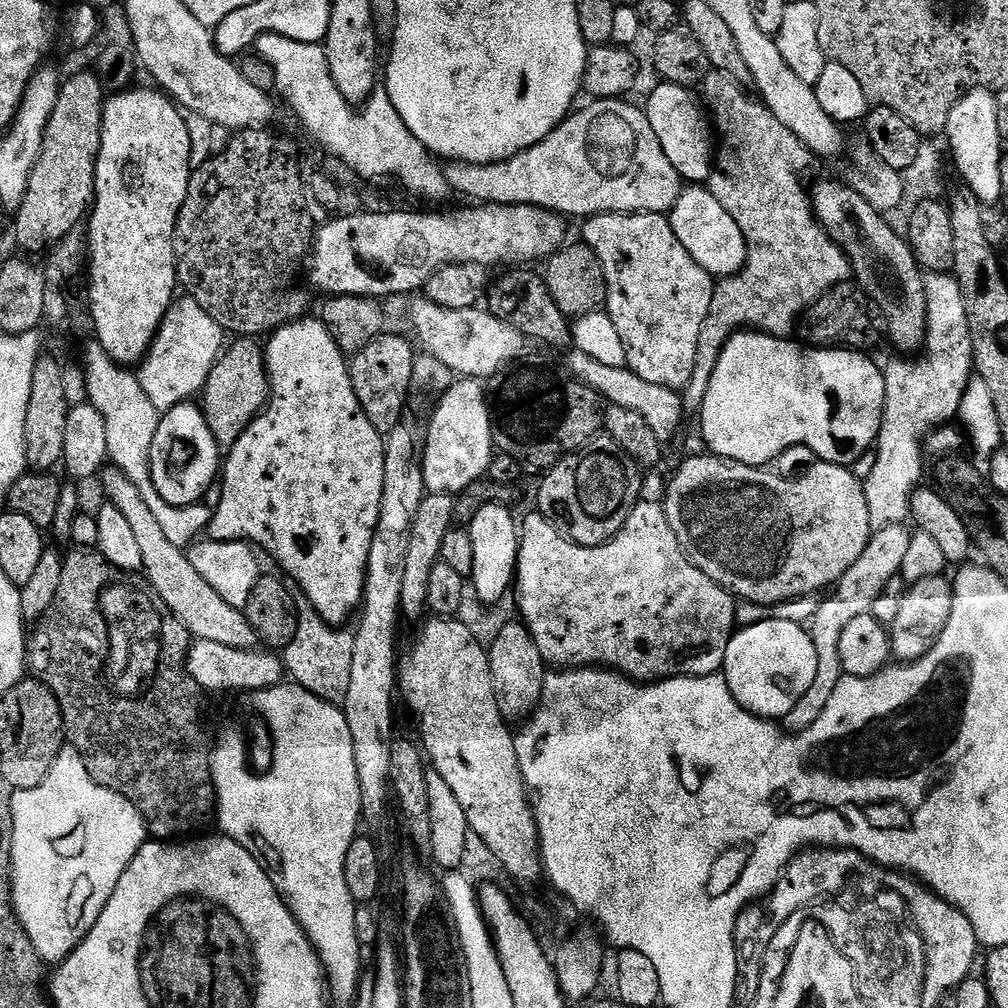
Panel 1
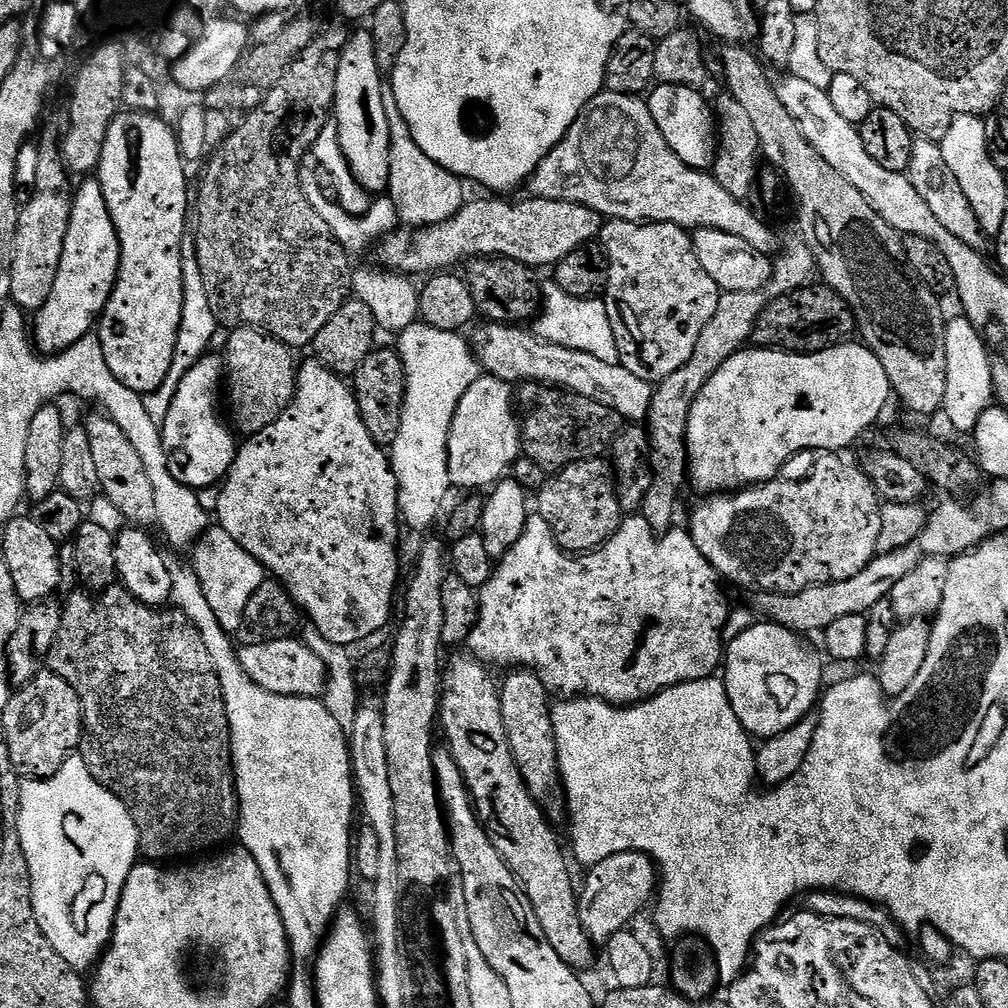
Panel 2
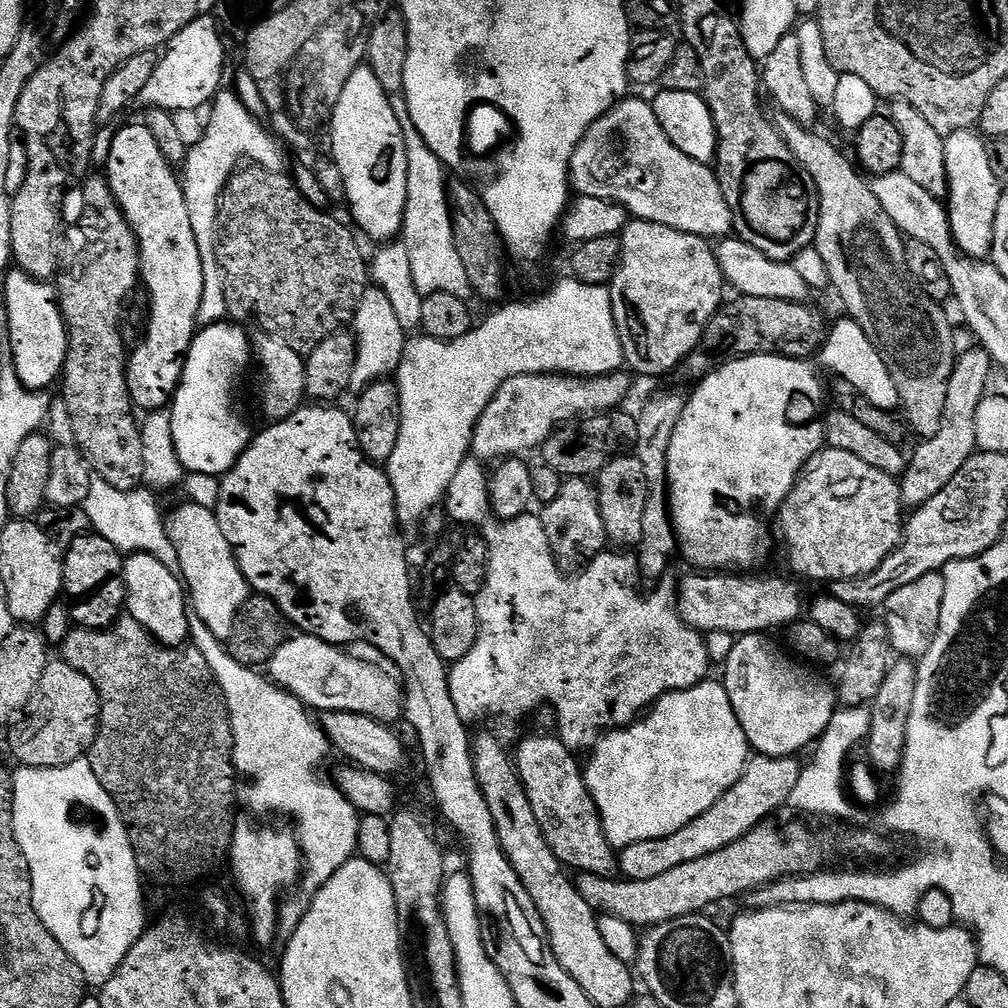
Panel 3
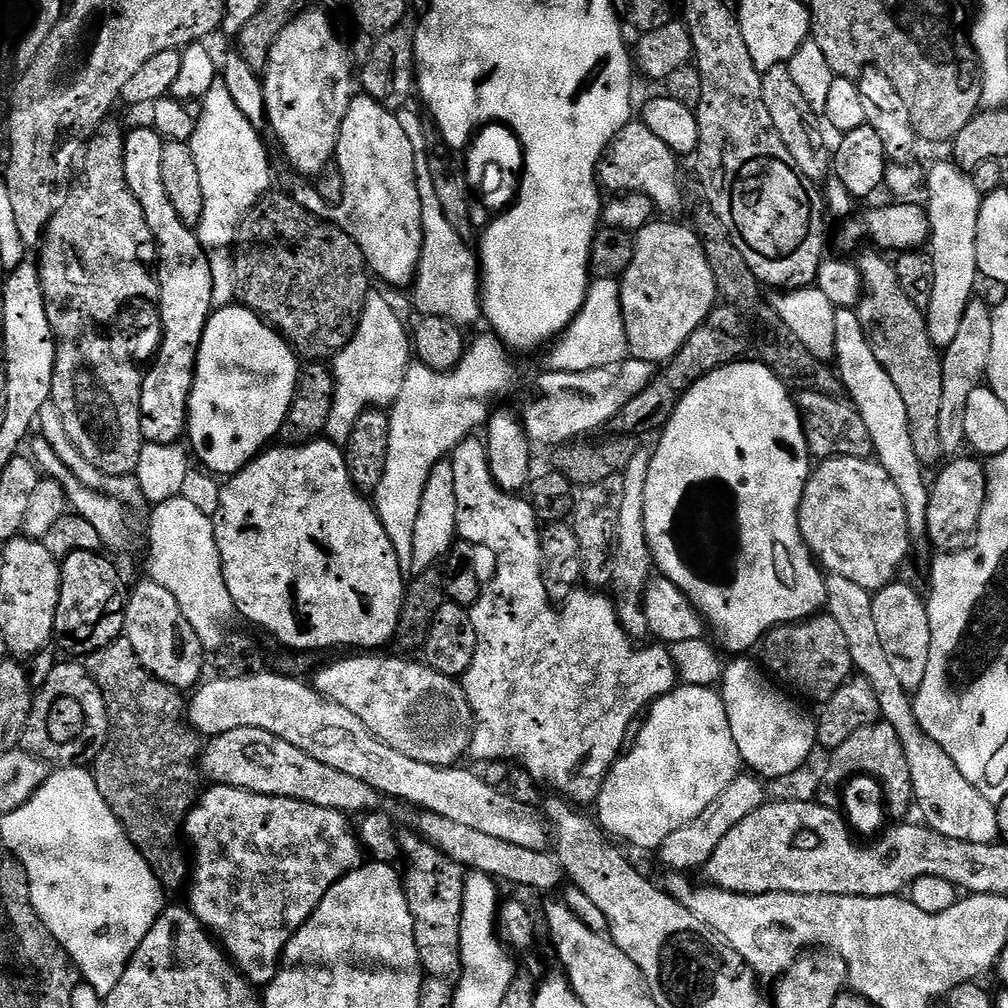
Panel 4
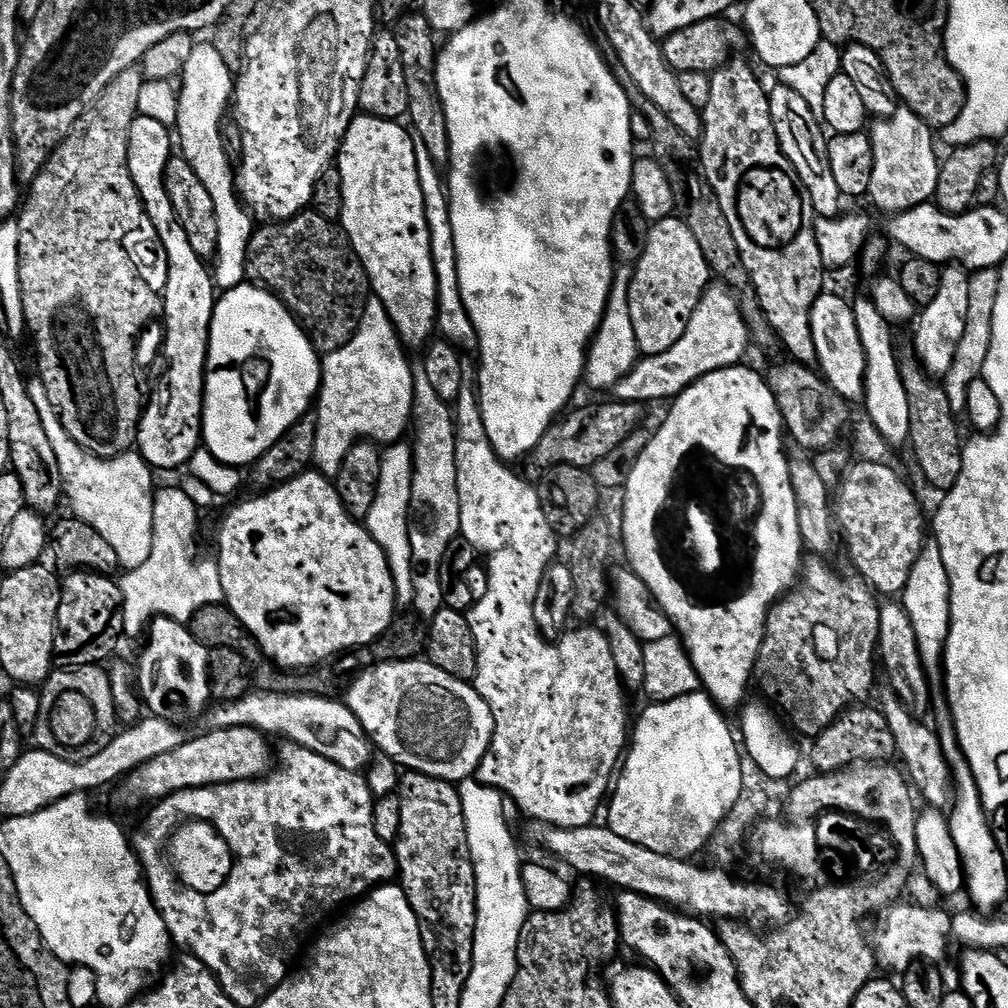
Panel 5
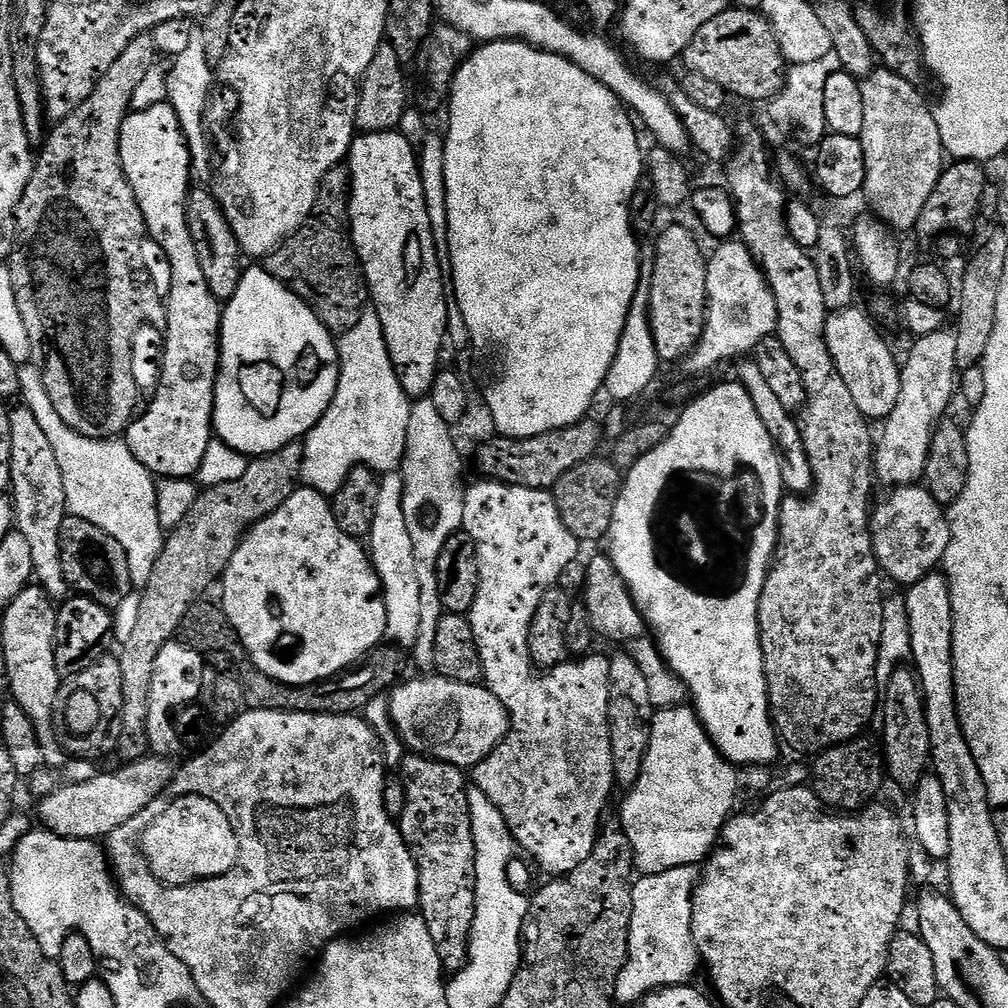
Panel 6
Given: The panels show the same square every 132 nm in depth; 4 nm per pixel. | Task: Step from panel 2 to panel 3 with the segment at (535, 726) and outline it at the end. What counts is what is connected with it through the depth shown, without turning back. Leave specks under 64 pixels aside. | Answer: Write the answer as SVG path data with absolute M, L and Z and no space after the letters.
M559 735L528 736L514 748L516 775L524 784L526 798L530 798L530 810L534 810L534 818L538 818L538 826L554 854L560 859L565 869L593 872L599 876L612 876L618 868L618 852L612 843L604 837L604 827L600 812L596 808L594 798L584 781L581 761L576 761L577 753L565 746Z

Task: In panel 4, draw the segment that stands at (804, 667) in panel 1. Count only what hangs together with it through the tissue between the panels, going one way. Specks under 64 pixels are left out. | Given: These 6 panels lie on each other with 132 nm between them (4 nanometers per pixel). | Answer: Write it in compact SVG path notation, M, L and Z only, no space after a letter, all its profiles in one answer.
M748 658L729 659L722 681L726 714L740 759L747 767L748 764L752 767L749 769L753 773L764 778L791 774L802 767L817 746L817 721L813 717L811 720L782 689L775 688L767 680L769 677L756 669L754 661L744 659Z

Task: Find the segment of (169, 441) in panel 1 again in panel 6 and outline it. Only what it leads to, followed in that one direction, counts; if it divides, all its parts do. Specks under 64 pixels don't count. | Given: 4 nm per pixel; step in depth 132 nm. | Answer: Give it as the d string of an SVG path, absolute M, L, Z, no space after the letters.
M263 266L245 267L234 296L223 305L220 318L220 373L216 375L216 397L212 407L212 427L219 440L226 442L226 446L238 450L249 458L268 456L271 452L282 450L282 446L303 441L308 431L322 418L322 414L326 414L336 393L339 377L340 353L337 341L333 333L329 332L328 327L314 314L314 310L310 310L308 303L298 298L298 294L291 292L285 284L275 280Z

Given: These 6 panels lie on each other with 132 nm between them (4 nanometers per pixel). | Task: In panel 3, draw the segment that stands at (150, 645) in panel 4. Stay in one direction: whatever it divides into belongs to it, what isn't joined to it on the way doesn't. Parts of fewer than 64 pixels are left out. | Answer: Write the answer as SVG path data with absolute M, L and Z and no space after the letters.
M133 552L124 561L124 581L128 587L127 615L134 617L160 644L167 644L169 648L181 647L190 636L190 604L181 577L162 566L162 562L148 552Z

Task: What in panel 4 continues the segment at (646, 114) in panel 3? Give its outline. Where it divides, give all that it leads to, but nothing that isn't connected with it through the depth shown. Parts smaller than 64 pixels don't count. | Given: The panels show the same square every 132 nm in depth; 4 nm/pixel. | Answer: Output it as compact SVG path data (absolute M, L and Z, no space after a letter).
M629 122L609 144L600 161L598 176L603 187L613 188L613 193L645 192L657 209L676 208L680 204L680 168L676 159L677 153L643 122Z

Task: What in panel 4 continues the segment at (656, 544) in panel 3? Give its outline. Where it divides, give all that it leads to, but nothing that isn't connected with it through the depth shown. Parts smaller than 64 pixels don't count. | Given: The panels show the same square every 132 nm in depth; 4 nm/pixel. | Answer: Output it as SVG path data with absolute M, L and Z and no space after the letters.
M637 447L634 458L630 458L630 466L626 466L626 470L622 473L628 487L628 495L620 521L616 524L616 540L620 543L622 540L629 540L629 544L617 543L614 548L614 589L616 588L614 596L618 601L618 611L624 627L633 638L649 635L648 619L644 613L644 595L654 575L654 561L651 546L646 538L644 507L646 506L646 478L650 478L652 453L651 447Z

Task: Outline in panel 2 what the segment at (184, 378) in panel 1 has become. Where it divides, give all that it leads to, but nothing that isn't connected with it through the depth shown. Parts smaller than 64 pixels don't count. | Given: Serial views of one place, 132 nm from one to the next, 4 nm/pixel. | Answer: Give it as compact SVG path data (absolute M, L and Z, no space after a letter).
M185 238L182 241L182 322L179 324L178 340L175 342L175 354L171 360L170 373L166 381L154 392L144 396L143 406L155 425L163 427L166 414L169 413L170 403L177 394L177 387L181 384L185 374L209 351L209 344L213 340L216 330L220 328L219 321L210 308L210 298L206 298L206 284L202 282L202 270L196 263L196 241Z

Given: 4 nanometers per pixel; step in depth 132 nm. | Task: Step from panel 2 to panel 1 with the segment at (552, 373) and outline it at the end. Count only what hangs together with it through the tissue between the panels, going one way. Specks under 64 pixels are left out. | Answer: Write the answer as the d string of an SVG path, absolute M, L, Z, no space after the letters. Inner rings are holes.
M426 298L416 299L420 300L416 300L412 304L412 328L416 331L417 337L415 336L415 339L418 344L418 339L420 339L421 345L419 344L419 347L427 355L434 357L438 362L442 362L442 366L449 368L457 377L487 382L500 373L505 366L519 361L525 355L523 352L526 341L522 333L514 330L514 326L504 324L495 314L483 307L477 306L466 310L446 310L446 306L438 306ZM579 350L569 351L568 354L568 368L572 371L571 375L581 384L590 386L598 395L604 397L609 405L626 406L626 410L634 410L634 414L642 414L642 418L646 418L646 422L649 423L650 430L658 434L661 442L669 442L668 440L674 439L679 434L686 413L684 401L677 389L654 386L654 382L646 382L646 378L638 378L638 374L634 374L626 366L623 368L605 366L595 358L590 358L590 354Z

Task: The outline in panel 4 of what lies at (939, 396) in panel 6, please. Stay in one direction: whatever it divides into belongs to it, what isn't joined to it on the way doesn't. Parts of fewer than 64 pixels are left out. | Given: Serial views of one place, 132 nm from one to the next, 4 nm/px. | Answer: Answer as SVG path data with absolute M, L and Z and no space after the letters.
M959 163L936 164L932 173L926 176L928 186L928 224L930 227L930 251L934 258L934 290L926 300L928 329L937 345L947 346L954 342L958 334L958 326L962 326L962 318L966 314L968 304L974 299L972 292L976 288L976 280L980 276L980 202L982 192L975 179Z

